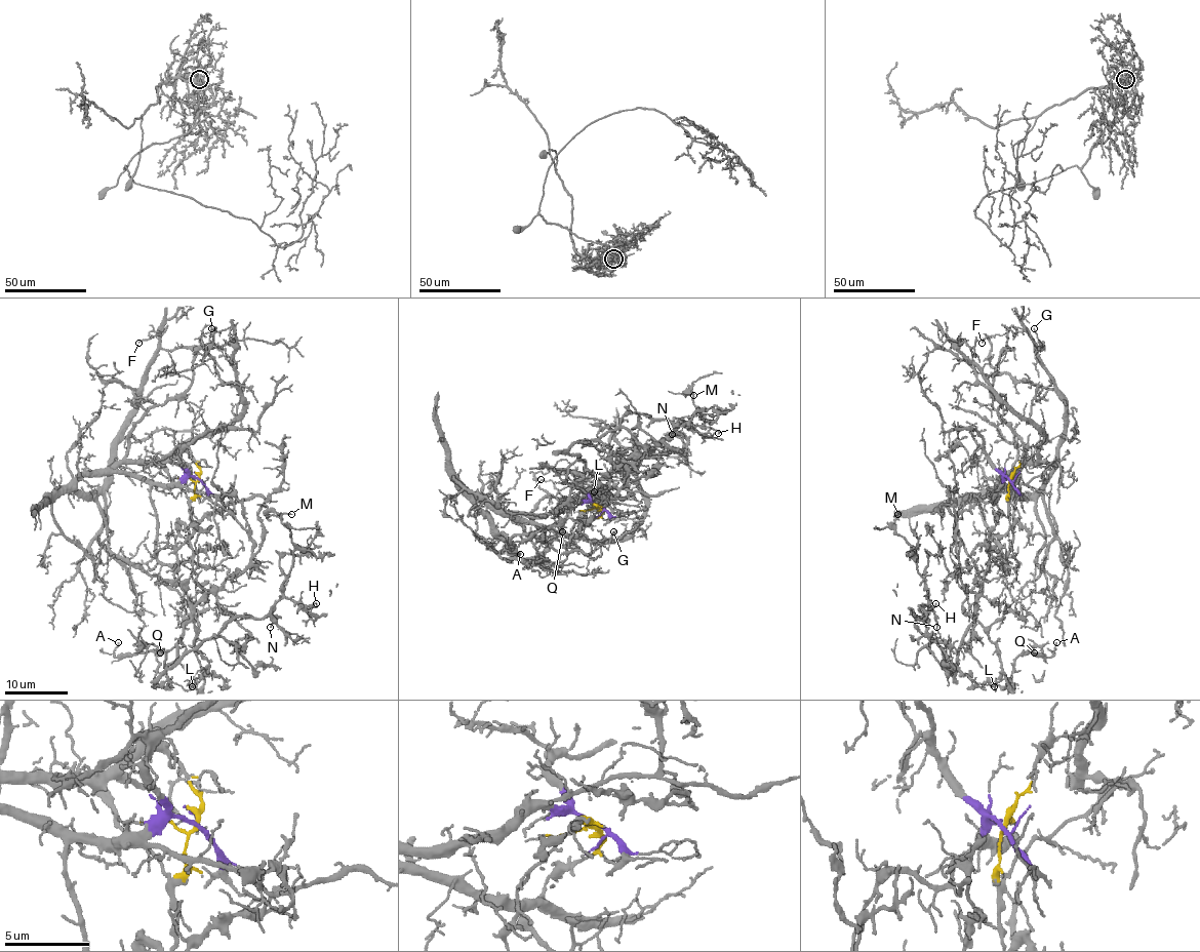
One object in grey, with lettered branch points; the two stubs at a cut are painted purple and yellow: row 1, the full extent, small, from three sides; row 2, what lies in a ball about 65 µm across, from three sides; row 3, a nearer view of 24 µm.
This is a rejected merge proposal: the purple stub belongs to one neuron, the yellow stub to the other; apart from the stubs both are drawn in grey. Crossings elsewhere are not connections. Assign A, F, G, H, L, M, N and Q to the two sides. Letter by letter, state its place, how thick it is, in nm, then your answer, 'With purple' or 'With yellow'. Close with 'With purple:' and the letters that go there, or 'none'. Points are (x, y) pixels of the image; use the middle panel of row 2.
A: Place: (520, 554). Thickness 130 nm. With yellow
F: Place: (541, 479). Thickness 110 nm. With purple
G: Place: (613, 531). Thickness 100 nm. With purple
H: Place: (718, 433). Thickness 120 nm. With yellow
L: Place: (594, 491). Thickness 70 nm. With yellow
M: Place: (693, 395). Thickness 150 nm. With yellow
N: Place: (672, 434). Thickness 130 nm. With yellow
Q: Place: (562, 531). Thickness 140 nm. With yellow
With purple: F, G

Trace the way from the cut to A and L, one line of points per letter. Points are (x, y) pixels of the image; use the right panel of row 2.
A: (1009, 479), (1009, 529), (994, 536), (962, 646), (1006, 687), (1018, 656), (1047, 657), (1056, 643)
L: (1009, 479), (1009, 529), (1003, 536), (994, 536), (989, 570), (962, 646), (986, 671), (994, 687)

